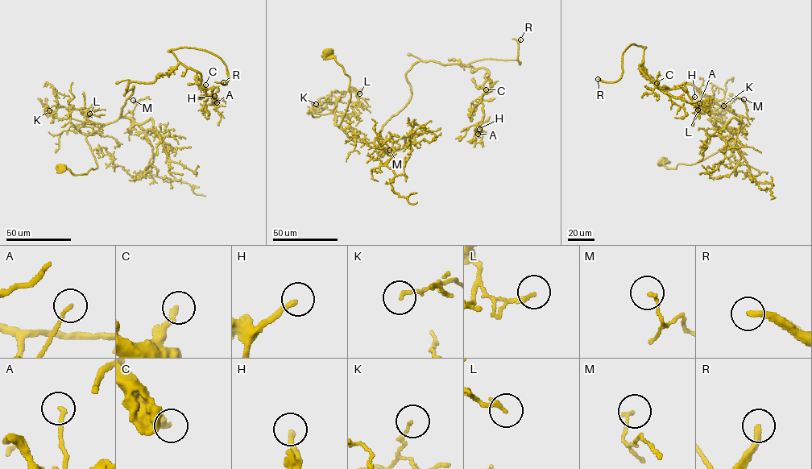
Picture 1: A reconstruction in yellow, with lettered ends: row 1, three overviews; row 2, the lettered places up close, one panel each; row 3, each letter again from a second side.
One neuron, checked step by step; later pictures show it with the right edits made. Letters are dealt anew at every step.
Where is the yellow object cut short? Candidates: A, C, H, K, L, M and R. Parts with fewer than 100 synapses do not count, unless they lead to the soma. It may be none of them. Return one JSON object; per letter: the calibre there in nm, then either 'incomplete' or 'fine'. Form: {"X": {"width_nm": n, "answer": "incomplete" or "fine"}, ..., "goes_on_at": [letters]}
{"A": {"width_nm": 180, "answer": "fine"}, "C": {"width_nm": 240, "answer": "fine"}, "H": {"width_nm": 220, "answer": "fine"}, "K": {"width_nm": 130, "answer": "fine"}, "L": {"width_nm": 200, "answer": "fine"}, "M": {"width_nm": 130, "answer": "fine"}, "R": {"width_nm": 260, "answer": "incomplete"}, "goes_on_at": ["R"]}

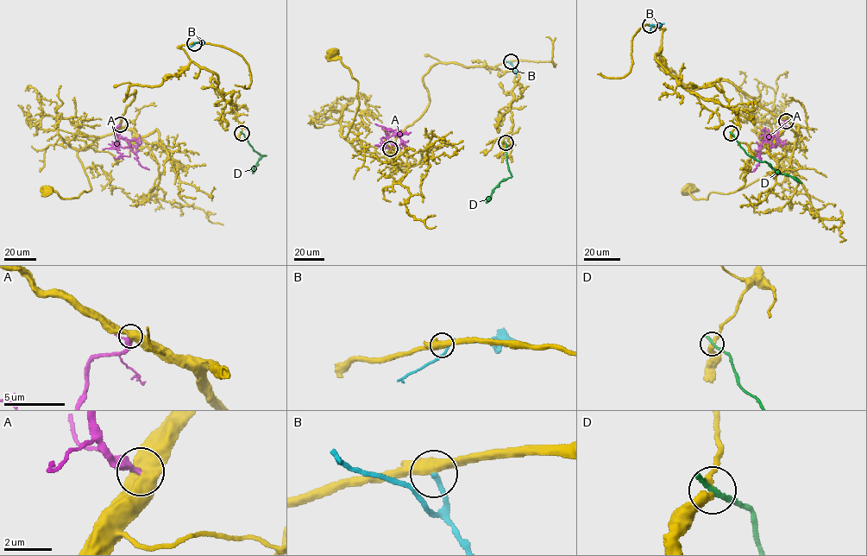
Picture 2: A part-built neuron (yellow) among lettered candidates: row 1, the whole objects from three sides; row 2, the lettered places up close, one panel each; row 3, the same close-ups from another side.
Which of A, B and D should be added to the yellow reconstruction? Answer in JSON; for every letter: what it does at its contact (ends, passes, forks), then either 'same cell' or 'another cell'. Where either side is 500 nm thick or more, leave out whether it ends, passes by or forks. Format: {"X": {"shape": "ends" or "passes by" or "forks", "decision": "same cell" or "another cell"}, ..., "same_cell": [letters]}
{"A": {"decision": "same cell"}, "B": {"decision": "another cell"}, "D": {"shape": "ends", "decision": "another cell"}, "same_cell": ["A"]}

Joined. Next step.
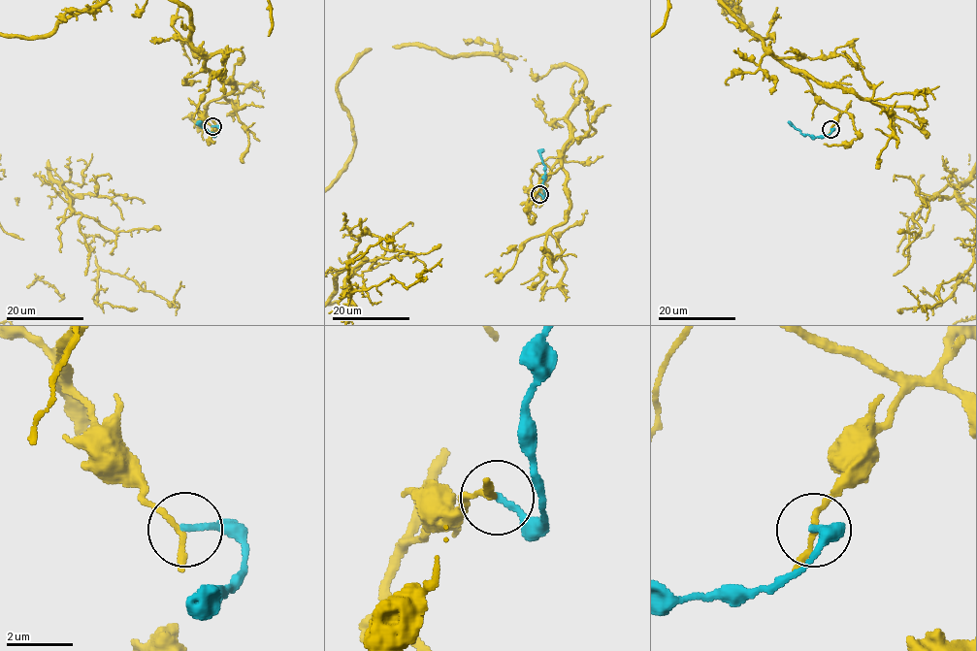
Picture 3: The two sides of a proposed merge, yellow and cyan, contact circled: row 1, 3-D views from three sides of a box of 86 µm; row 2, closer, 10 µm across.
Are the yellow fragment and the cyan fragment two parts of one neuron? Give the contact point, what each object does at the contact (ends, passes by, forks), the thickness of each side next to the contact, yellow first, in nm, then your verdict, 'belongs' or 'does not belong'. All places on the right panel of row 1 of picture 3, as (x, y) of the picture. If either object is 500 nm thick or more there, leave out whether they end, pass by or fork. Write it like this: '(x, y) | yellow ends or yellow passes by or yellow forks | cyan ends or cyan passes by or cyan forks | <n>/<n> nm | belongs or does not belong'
(830, 129) | yellow passes by | cyan ends | 160/190 nm | does not belong

